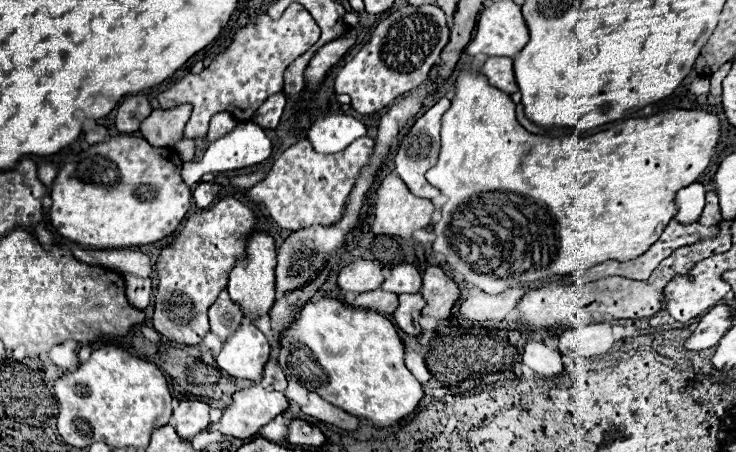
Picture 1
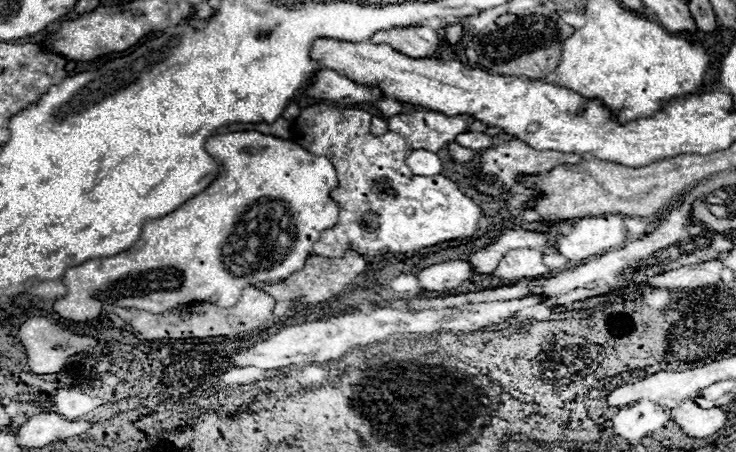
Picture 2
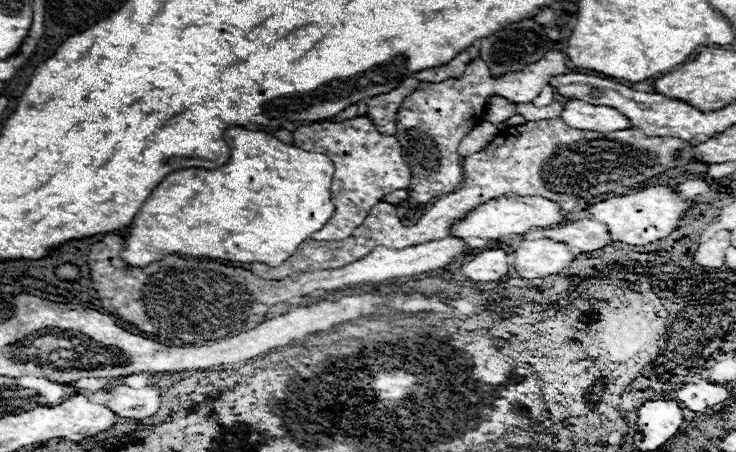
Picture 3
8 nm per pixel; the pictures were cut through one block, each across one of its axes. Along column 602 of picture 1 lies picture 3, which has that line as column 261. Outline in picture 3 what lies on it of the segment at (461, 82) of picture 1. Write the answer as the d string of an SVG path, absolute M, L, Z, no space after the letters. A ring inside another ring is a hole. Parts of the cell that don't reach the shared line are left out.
M228 128L224 136L230 146L230 160L224 166L214 170L176 170L152 190L130 228L130 238L126 240L126 248L122 252L124 262L132 266L148 266L166 254L190 254L214 260L264 262L268 266L278 266L292 256L306 238L328 222L334 214L334 206L330 202L334 164L328 156L284 144L266 132Z

